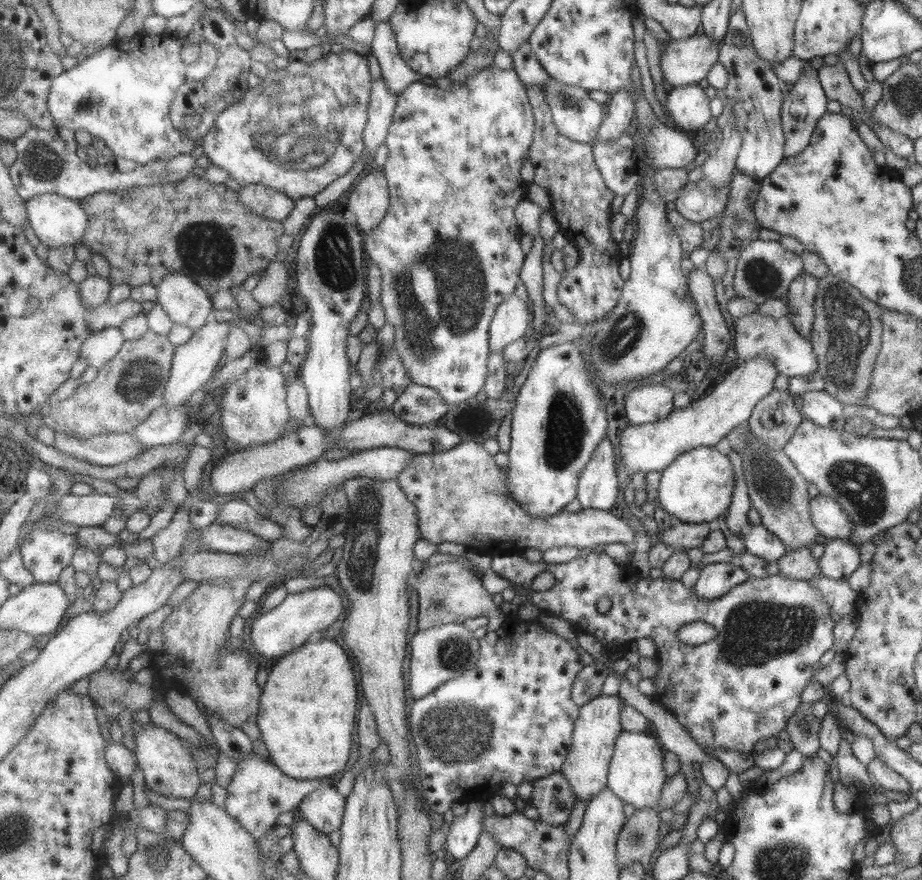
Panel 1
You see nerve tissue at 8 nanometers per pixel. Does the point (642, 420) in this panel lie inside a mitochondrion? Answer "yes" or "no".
no

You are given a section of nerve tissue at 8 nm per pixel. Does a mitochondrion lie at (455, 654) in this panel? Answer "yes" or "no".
yes

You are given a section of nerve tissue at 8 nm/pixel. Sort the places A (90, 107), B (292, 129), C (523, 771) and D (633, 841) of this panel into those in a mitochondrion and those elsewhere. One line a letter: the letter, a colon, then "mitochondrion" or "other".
A: mitochondrion
B: mitochondrion
C: other
D: mitochondrion

